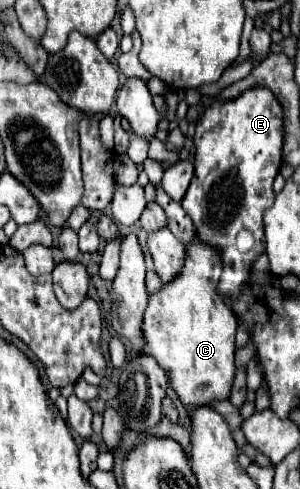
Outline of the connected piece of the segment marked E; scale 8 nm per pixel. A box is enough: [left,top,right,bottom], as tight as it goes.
[181,87,283,299]

